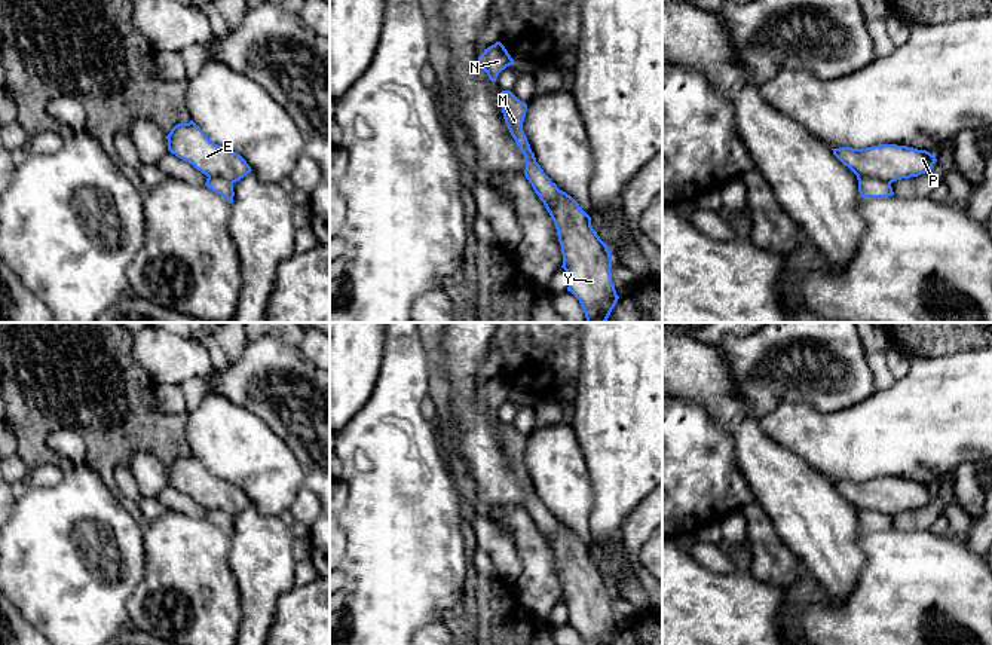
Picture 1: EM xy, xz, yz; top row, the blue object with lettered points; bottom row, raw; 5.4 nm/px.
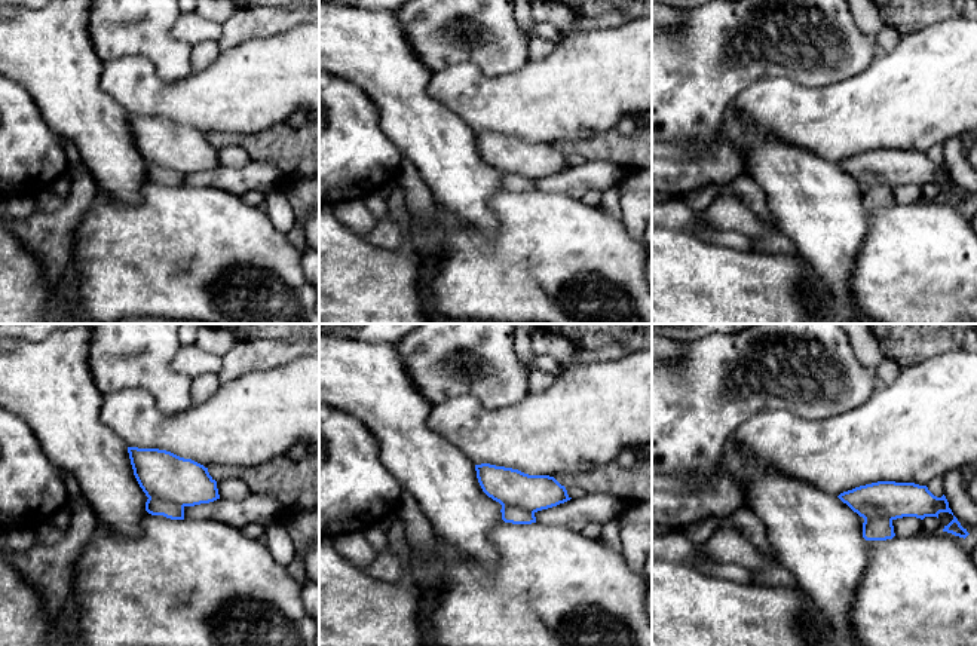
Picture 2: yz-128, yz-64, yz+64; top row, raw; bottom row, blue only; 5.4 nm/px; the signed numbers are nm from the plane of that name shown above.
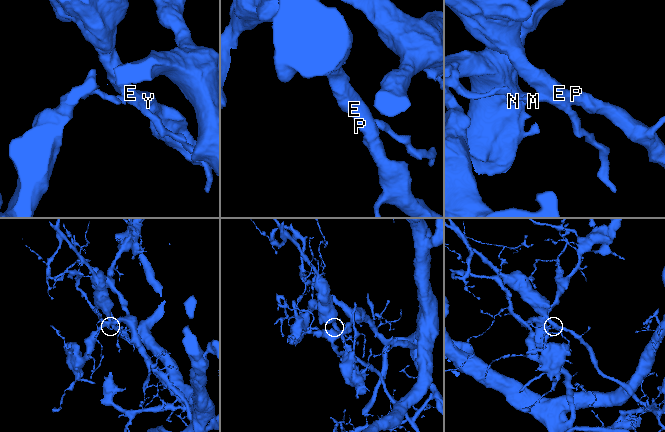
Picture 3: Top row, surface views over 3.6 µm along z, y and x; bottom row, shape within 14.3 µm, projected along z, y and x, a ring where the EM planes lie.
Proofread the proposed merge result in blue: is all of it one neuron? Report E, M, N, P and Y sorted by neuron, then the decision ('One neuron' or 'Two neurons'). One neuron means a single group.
Groups: E M N P Y. One neuron

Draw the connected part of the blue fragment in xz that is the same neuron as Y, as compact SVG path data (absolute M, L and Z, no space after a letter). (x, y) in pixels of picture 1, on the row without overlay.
M511 424L500 425L505 456L524 487L524 508L549 545L558 568L563 602L569 611L567 624L581 636L584 645L612 645L619 629L612 615L612 589L607 578L591 559L591 550L544 505L536 495L523 455L527 437Z

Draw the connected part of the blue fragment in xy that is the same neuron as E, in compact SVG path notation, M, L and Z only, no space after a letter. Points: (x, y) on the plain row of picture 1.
M193 453L175 458L166 471L172 487L208 510L206 520L233 535L233 517L252 504L241 487L215 477Z

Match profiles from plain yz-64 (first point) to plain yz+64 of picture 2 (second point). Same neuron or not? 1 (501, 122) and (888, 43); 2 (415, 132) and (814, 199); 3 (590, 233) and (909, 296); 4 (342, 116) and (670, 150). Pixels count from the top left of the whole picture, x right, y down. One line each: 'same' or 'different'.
1: different
2: same
3: same
4: different

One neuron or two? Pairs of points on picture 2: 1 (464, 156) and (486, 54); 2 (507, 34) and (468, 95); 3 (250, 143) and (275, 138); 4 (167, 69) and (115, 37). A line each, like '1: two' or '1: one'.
1: two
2: two
3: one
4: one

